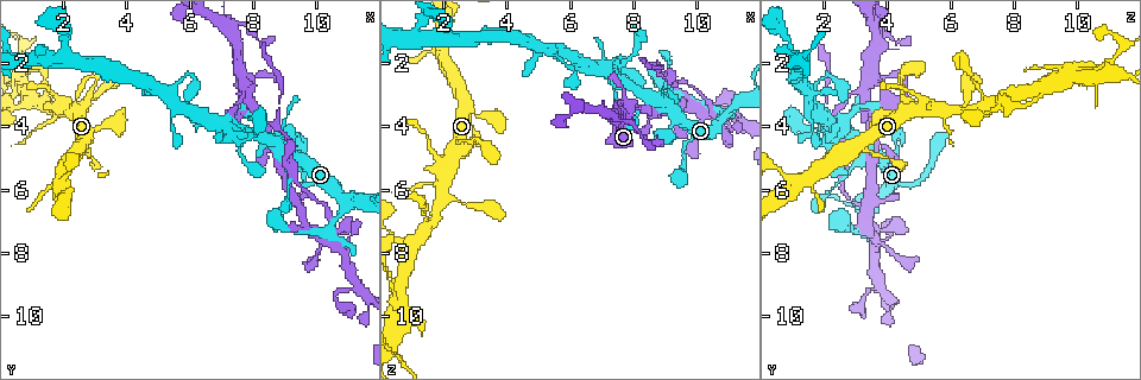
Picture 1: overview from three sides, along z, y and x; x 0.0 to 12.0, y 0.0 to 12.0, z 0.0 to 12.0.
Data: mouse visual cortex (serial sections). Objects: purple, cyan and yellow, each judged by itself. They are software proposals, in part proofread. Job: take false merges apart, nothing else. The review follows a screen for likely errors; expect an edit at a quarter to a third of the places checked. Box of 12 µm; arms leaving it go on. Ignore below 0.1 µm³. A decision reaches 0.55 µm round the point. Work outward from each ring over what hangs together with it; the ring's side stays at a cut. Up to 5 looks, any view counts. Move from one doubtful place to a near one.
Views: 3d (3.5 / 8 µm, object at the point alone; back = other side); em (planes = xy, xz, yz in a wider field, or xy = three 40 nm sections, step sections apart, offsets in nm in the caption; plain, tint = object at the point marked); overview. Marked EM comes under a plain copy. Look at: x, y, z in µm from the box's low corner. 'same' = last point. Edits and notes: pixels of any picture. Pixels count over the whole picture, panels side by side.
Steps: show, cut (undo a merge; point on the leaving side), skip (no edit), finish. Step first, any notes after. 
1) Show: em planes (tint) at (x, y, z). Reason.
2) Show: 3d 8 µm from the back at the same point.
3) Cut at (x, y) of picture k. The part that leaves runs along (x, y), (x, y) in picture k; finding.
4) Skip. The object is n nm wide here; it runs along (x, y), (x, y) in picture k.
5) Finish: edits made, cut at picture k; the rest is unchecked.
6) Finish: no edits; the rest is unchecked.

Show: 3d 3.5 µm from the back at (7.7, 2.4, 3.6). Sharp bend.

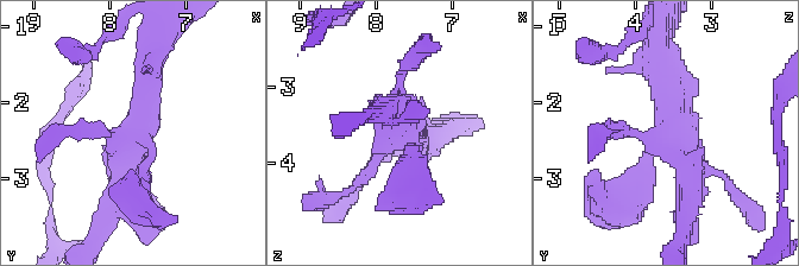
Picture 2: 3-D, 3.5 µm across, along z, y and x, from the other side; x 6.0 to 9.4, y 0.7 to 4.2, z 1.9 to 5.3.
Show: em planes (tint) at (7.60, 2.50, 3.60). Need the tissue.

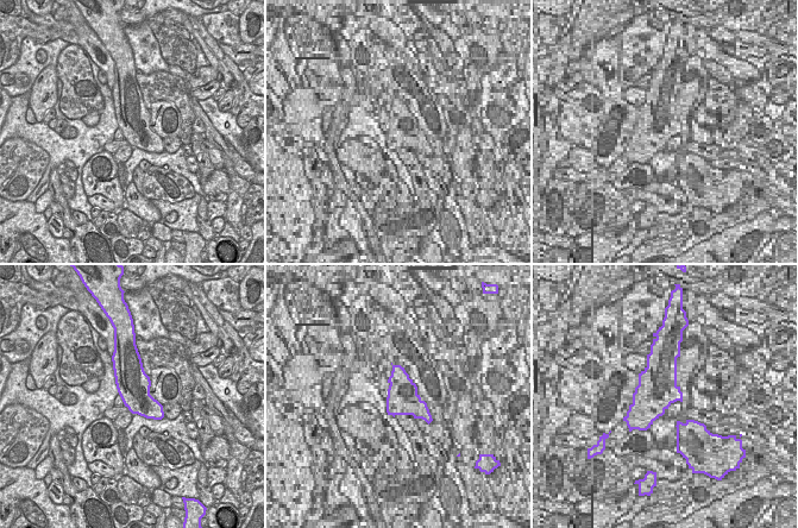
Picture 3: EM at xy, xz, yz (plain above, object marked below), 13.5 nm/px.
Skip. The object is 460 nm wide here; it runs along (406, 168), (417, 150), (381, 109) in picture 2; all the same cell.

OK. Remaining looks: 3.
Show: 3d 3.5 µm from the back at (10.4, 7.4, 3.6). Arms part here.

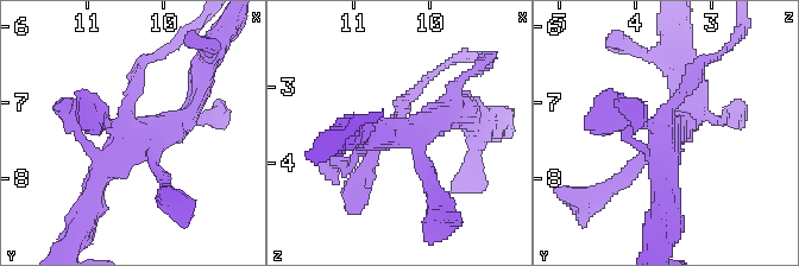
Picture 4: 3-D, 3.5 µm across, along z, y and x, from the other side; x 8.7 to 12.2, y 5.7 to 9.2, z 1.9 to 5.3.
Show: em planes (tint) at (10.40, 7.45, 3.60). Shape alone is not enough.

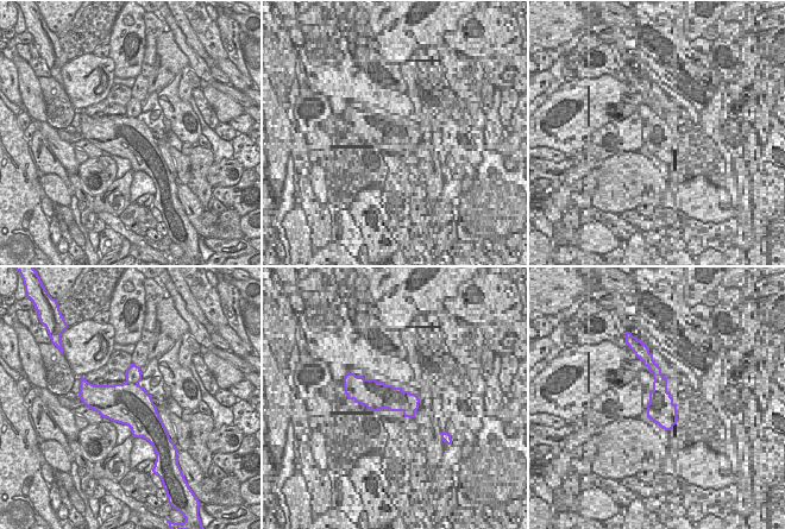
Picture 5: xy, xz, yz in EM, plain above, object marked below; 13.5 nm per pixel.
Cut at (704, 58) of picture 4. The part that leaves runs along (683, 90), (740, 32) in picture 4; a second cell is stuck on.

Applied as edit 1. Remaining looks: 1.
Finish: edits made, cut at picture 4; the rest is unchecked.

